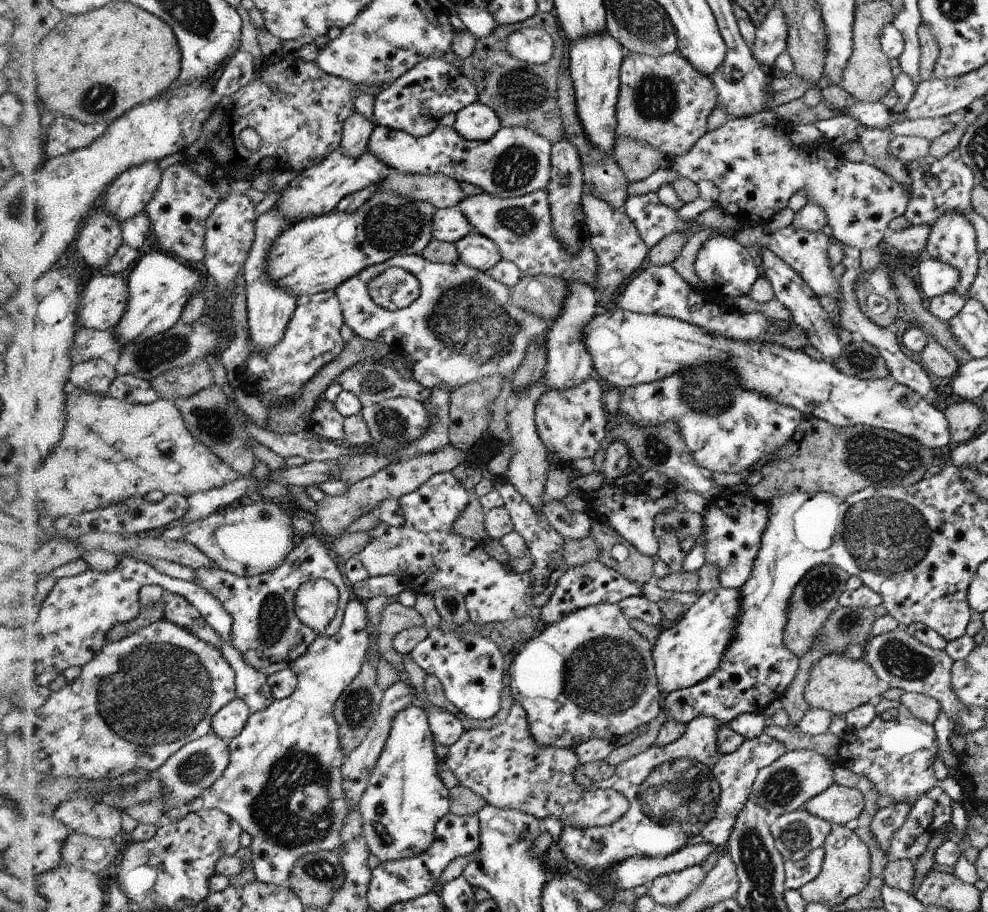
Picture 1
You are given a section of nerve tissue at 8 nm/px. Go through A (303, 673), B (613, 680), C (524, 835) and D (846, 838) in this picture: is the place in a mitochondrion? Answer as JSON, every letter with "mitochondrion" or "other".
{"A":"other","B":"mitochondrion","C":"other","D":"other"}

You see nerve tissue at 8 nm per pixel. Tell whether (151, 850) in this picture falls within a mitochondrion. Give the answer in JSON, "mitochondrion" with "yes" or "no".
{"mitochondrion":"no"}

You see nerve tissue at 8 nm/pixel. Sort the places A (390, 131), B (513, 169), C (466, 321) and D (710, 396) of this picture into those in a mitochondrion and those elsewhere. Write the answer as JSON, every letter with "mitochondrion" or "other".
{"A":"other","B":"mitochondrion","C":"mitochondrion","D":"mitochondrion"}

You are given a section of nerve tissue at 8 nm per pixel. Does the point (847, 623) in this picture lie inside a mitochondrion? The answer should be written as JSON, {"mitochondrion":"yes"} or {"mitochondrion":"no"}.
{"mitochondrion":"yes"}

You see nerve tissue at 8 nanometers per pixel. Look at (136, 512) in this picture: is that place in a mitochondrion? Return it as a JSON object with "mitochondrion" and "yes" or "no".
{"mitochondrion":"no"}

